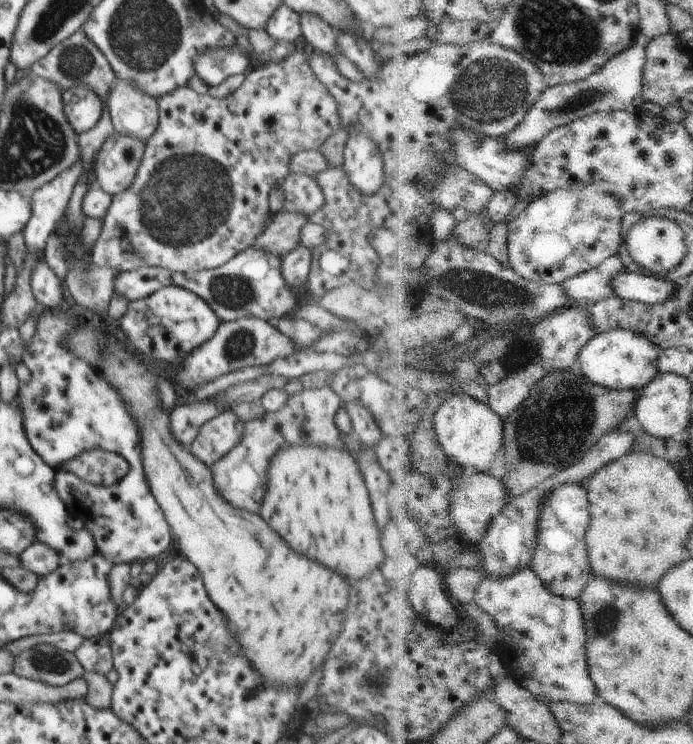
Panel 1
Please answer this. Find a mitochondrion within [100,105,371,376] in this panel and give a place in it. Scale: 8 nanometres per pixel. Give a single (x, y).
(185, 198)

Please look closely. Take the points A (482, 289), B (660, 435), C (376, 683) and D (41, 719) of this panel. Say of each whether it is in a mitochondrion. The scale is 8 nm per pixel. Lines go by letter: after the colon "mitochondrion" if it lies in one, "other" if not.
A: mitochondrion
B: other
C: mitochondrion
D: other

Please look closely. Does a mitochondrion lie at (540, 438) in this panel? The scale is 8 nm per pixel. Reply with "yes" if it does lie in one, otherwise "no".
yes

